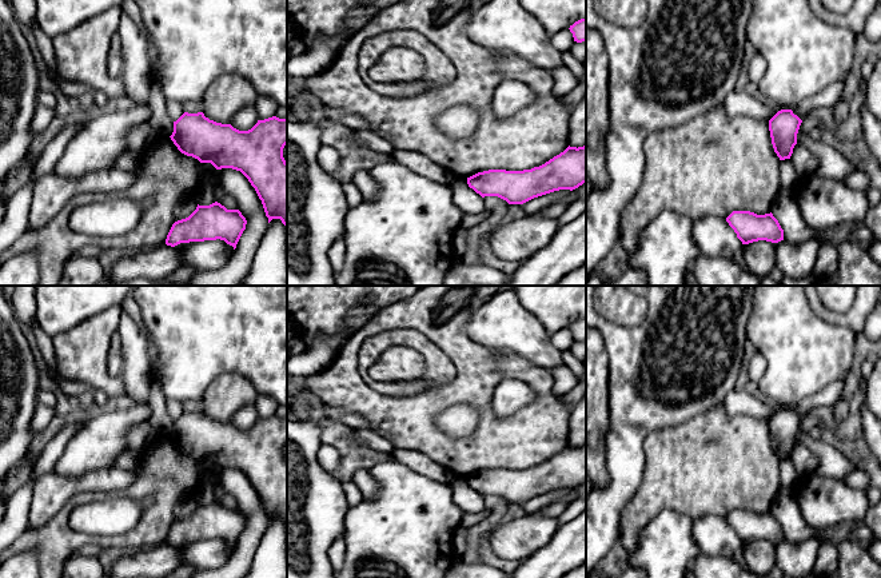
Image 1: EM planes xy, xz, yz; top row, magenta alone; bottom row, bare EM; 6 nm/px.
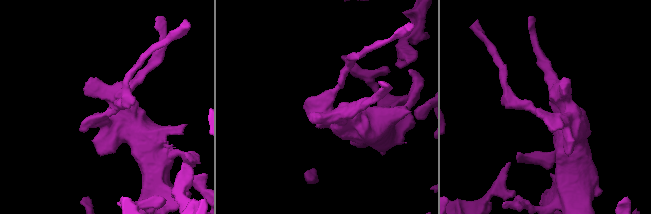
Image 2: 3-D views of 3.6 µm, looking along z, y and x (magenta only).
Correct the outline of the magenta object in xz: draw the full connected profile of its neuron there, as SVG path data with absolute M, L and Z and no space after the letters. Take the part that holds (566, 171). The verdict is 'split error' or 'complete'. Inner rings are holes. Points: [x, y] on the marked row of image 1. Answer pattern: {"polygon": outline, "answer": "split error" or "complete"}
{"polygon": "M586 144L567 147L545 164L523 171L489 170L467 178L467 184L482 198L498 196L509 204L523 204L534 198L575 190L586 183Z", "answer": "complete"}

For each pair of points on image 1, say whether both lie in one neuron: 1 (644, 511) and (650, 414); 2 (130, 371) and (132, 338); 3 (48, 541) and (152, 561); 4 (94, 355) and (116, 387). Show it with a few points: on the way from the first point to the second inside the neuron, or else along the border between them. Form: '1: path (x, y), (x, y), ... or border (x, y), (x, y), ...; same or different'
1: border (678, 423), (652, 430), (646, 435), (645, 463); different
2: path (132, 363), (132, 346); same
3: border (164, 542), (135, 551); different
4: path (94, 363), (94, 367), (108, 382); same

